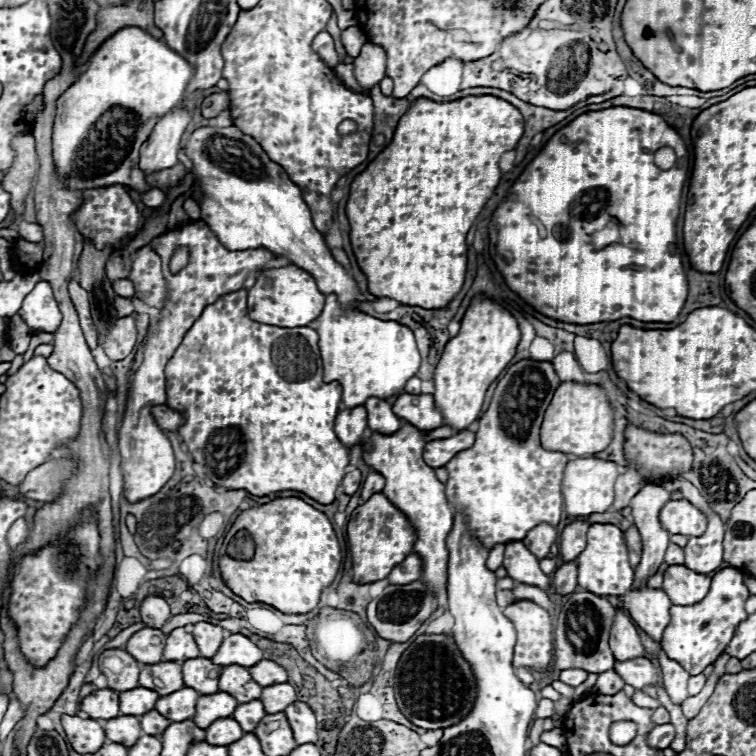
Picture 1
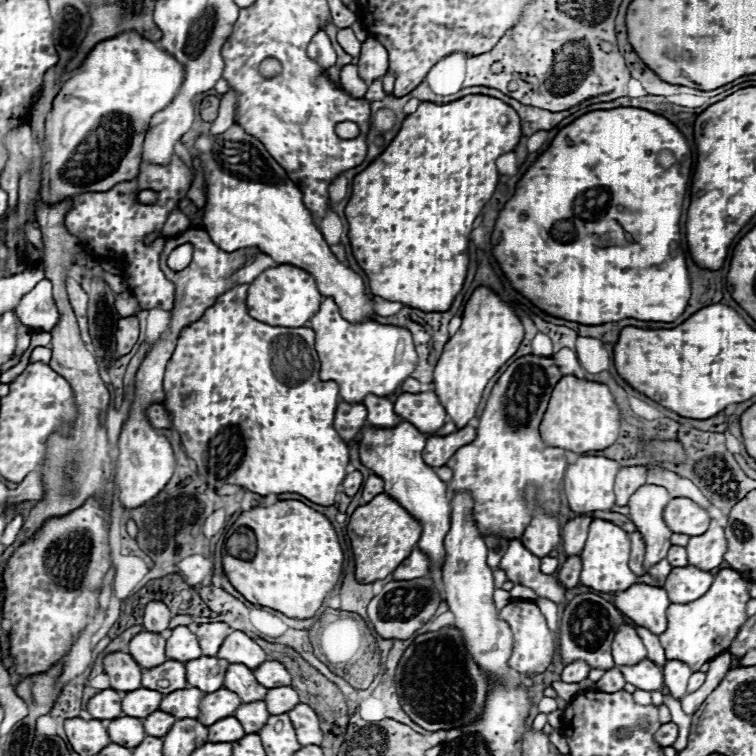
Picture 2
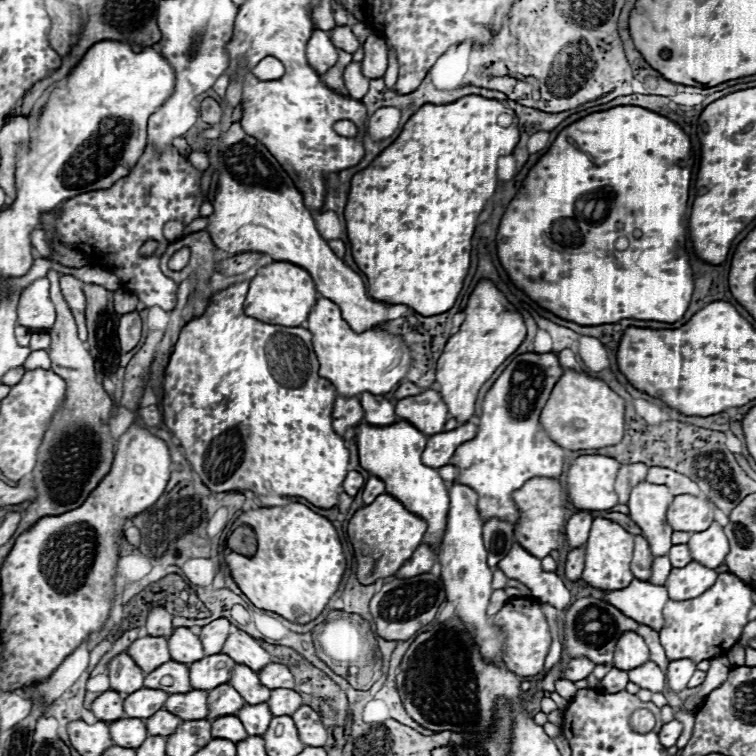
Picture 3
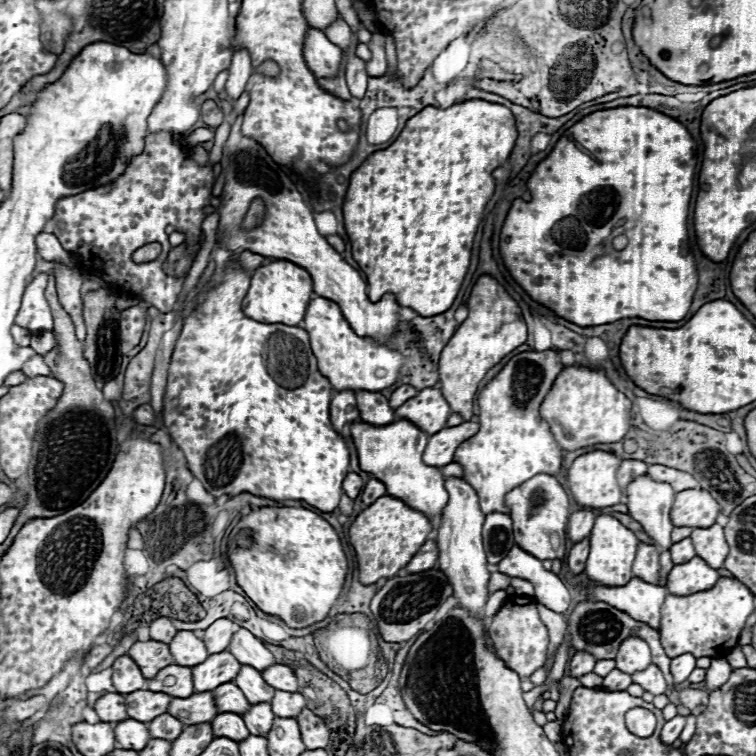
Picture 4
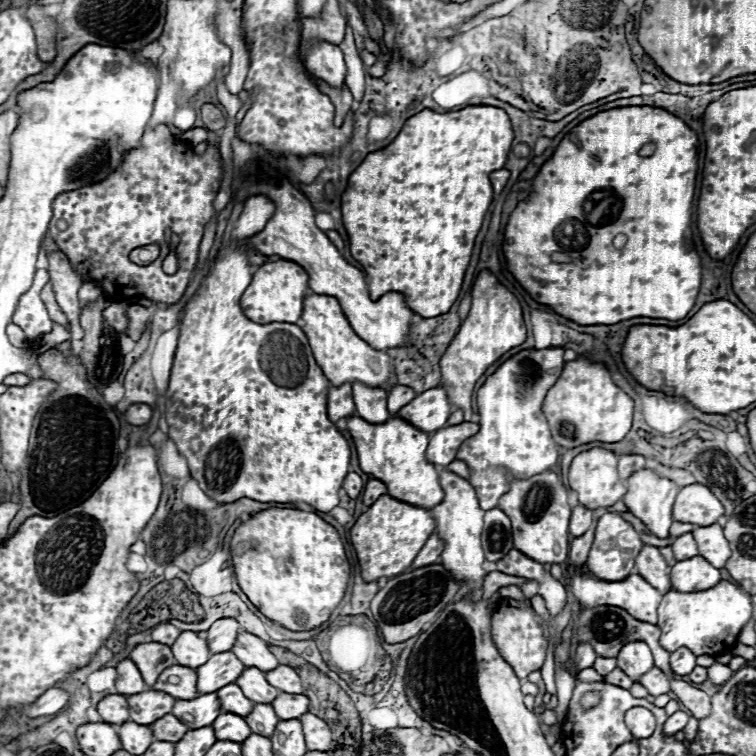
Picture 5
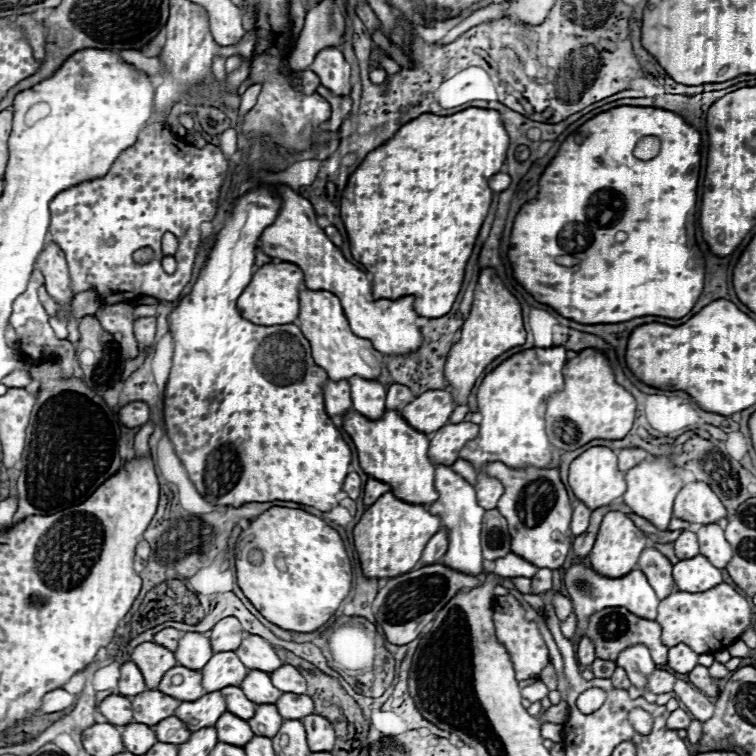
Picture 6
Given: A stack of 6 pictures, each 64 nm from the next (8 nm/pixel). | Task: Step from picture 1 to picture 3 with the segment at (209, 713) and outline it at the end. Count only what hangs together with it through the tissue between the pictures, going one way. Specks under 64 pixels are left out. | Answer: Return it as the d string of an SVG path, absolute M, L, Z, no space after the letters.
M222 684L208 694L208 708L210 708L208 720L216 720L216 716L236 714L244 704L246 704L244 698L230 684Z

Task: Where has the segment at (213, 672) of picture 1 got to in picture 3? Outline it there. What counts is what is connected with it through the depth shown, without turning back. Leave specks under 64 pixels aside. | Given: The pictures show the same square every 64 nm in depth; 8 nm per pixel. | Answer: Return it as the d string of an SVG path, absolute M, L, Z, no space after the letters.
M212 654L190 664L190 684L194 690L212 690L230 680L236 662L226 654Z

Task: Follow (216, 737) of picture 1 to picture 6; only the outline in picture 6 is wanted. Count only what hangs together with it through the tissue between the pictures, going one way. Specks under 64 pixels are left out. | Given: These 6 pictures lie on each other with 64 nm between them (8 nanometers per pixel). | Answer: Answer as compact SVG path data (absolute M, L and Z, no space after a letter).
M226 712L218 722L216 722L216 732L218 732L218 740L226 742L226 744L236 744L236 746L244 746L248 740L252 740L254 732L250 730L248 722Z

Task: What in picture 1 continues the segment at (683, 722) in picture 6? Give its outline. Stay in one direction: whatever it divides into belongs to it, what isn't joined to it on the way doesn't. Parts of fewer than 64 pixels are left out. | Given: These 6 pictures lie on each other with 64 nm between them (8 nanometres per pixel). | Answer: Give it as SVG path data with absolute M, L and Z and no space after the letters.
M658 724L650 734L648 734L648 744L652 744L652 748L668 748L670 742L674 740L674 726L672 724Z

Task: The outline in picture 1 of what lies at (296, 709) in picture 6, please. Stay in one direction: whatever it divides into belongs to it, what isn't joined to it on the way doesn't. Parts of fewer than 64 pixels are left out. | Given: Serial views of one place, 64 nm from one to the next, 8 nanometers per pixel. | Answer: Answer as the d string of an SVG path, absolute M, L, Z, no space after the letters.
M272 684L272 688L264 688L260 700L268 714L278 714L296 702L296 690L292 684Z

